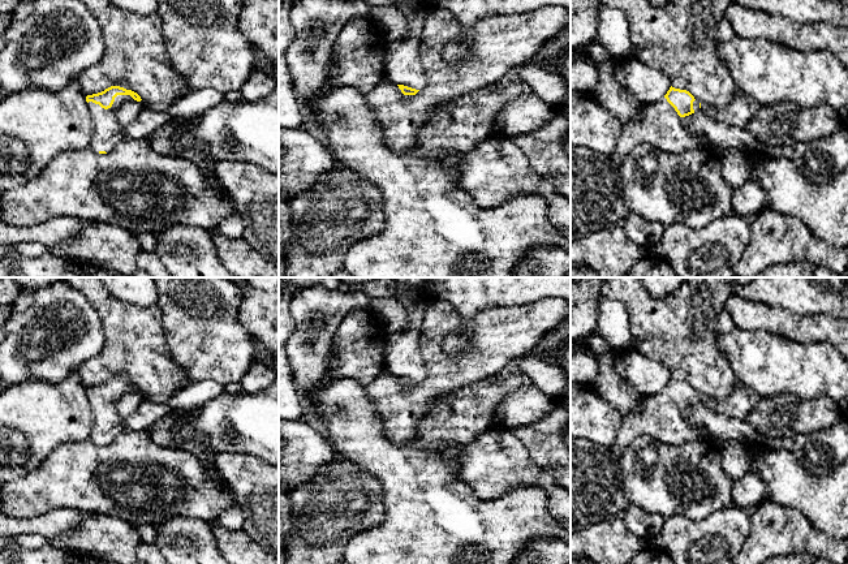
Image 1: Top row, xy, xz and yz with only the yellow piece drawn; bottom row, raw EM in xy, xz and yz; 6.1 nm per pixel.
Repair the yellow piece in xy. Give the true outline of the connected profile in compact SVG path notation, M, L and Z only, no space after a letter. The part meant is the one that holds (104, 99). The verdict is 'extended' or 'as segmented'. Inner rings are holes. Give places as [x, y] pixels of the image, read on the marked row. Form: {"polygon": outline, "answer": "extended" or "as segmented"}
{"polygon": "M111 86L102 92L87 95L87 108L90 111L94 133L89 147L99 154L108 154L122 141L122 126L119 122L119 107L134 99L147 108L141 96L120 86Z", "answer": "extended"}

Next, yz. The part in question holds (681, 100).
{"polygon": "M671 86L660 102L641 106L624 124L612 159L620 164L641 143L667 152L697 148L703 134L690 133L683 124L685 116L702 111L716 121L745 128L753 108L752 100L742 94L735 95L726 107L715 108L698 103L689 91Z", "answer": "extended"}

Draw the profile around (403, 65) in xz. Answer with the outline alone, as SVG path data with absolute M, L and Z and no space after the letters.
M396 0L395 5L406 18L408 34L400 40L388 39L384 56L384 77L392 83L421 90L427 83L427 76L419 56L427 8L417 0Z

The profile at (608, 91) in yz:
M610 60L597 65L598 82L593 95L621 124L629 121L641 104L614 78L614 63Z

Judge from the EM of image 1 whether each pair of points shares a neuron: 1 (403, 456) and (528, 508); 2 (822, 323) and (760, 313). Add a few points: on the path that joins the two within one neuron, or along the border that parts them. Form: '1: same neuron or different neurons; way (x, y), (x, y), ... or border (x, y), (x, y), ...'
1: same neuron; way (433, 487), (455, 509), (496, 509)
2: same neuron; way (806, 326), (790, 326), (775, 321)

